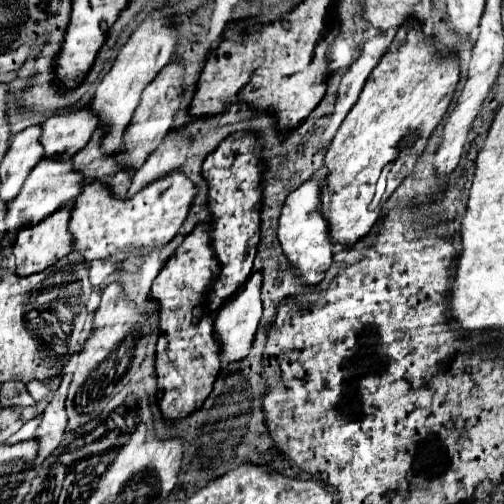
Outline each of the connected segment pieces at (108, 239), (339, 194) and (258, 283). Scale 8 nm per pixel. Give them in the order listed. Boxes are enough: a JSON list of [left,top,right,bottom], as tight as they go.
[[68,172,196,264],[320,20,458,248],[214,272,262,362]]

